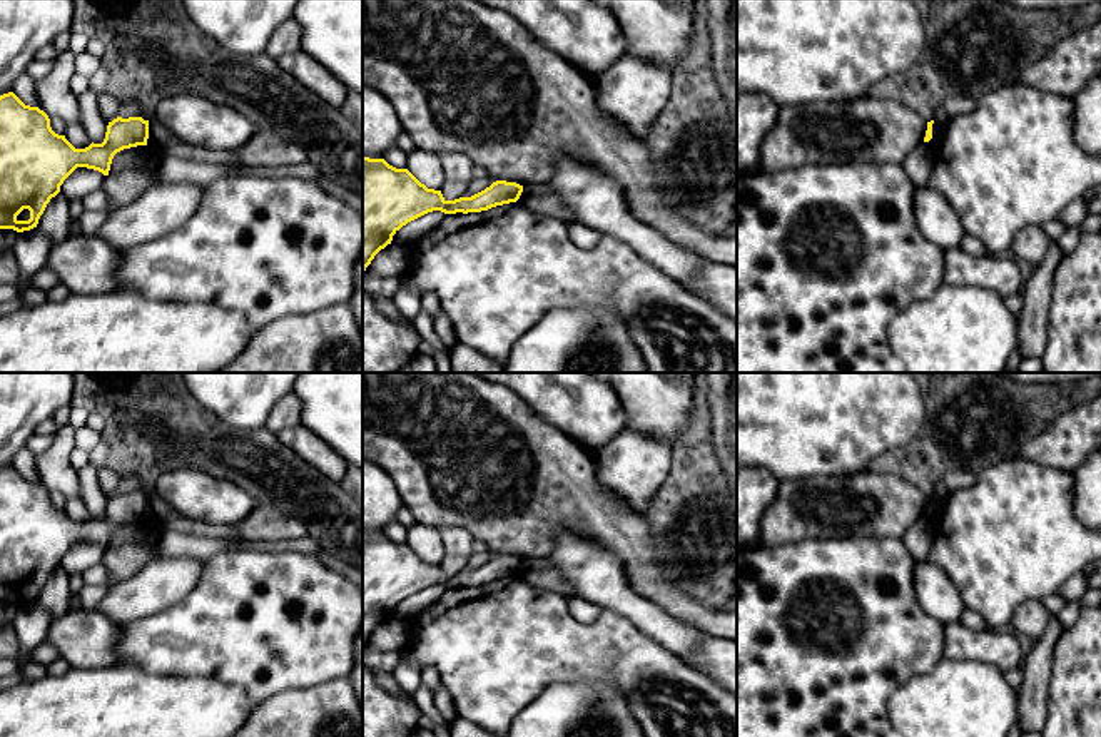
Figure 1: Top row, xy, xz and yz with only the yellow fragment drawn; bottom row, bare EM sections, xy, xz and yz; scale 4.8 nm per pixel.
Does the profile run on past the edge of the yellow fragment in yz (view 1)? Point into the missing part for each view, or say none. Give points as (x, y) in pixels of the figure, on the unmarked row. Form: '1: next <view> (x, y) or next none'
1: next none

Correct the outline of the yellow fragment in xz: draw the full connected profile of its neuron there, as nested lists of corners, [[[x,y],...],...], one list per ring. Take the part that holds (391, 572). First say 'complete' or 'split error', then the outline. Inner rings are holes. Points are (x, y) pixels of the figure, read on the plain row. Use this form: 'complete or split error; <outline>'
complete; [[[363,531],[363,645],[403,600],[428,587],[481,587],[516,577],[521,567],[516,557],[496,555],[471,572],[446,575],[441,565],[428,563],[408,543]]]

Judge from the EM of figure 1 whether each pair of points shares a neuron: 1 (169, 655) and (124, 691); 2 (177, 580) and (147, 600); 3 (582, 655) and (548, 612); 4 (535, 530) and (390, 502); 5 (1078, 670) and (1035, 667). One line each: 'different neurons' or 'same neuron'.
1: different neurons
2: same neuron
3: same neuron
4: different neurons
5: different neurons

